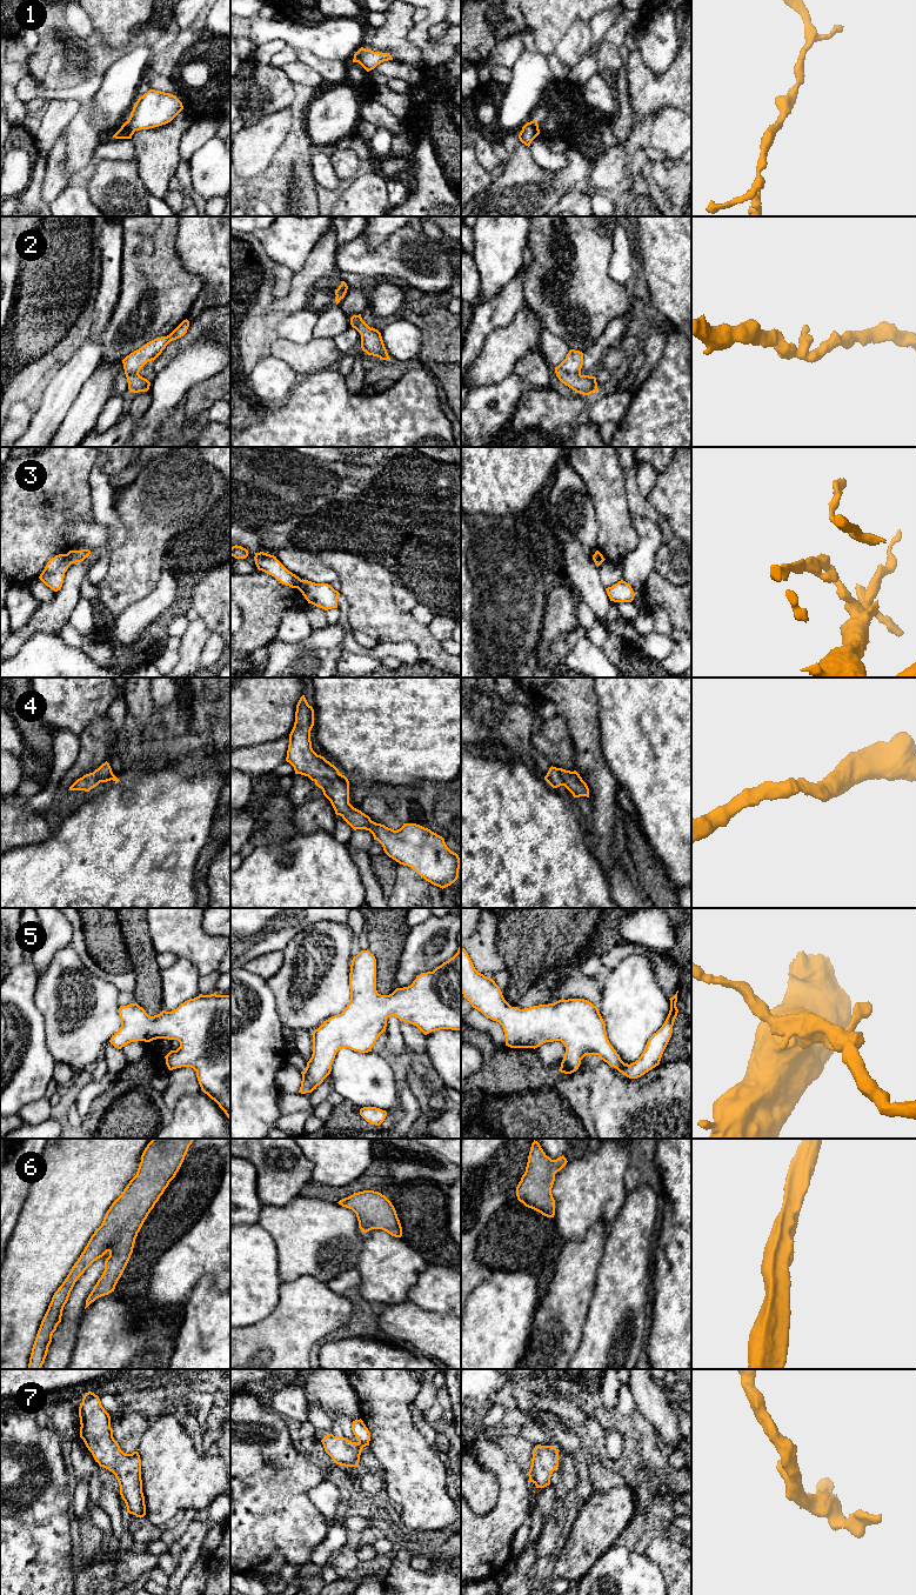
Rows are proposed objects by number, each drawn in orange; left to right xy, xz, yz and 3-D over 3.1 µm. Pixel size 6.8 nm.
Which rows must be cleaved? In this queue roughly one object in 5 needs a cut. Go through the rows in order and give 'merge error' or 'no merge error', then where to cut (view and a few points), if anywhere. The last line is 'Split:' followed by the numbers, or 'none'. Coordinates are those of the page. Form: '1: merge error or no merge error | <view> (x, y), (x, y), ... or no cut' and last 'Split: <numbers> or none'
1: no merge error | no cut
2: no merge error | no cut
3: merge error | xy (66, 554), (71, 564)
4: no merge error | no cut
5: no merge error | no cut
6: no merge error | no cut
7: no merge error | no cut
Split: 3

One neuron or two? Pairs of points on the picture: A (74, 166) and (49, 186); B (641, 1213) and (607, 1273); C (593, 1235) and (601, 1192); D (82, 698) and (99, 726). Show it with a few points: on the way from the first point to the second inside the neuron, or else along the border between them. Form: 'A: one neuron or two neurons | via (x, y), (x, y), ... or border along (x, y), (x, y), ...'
A: two neurons | border along (67, 144), (68, 177)
B: one neuron | via (633, 1228), (628, 1239), (627, 1253), (622, 1258)
C: two neurons | border along (608, 1226), (599, 1221), (580, 1240), (572, 1240)
D: two neurons | border along (106, 714), (95, 718), (79, 736)

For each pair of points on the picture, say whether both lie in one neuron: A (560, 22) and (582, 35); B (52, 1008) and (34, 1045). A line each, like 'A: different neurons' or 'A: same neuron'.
A: different neurons
B: different neurons

